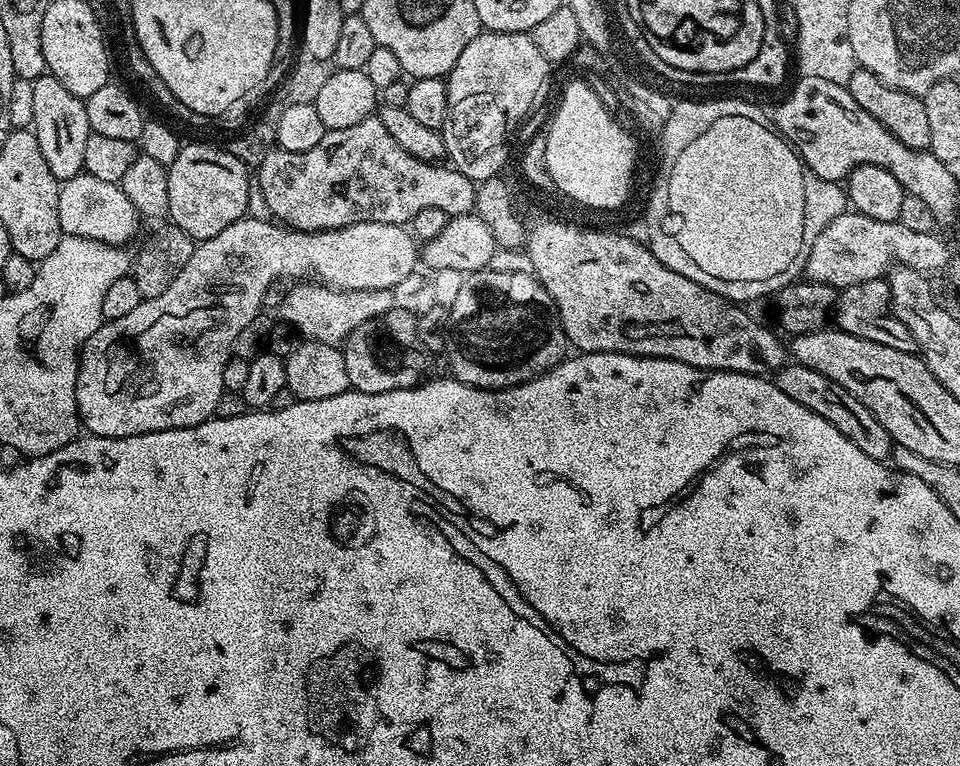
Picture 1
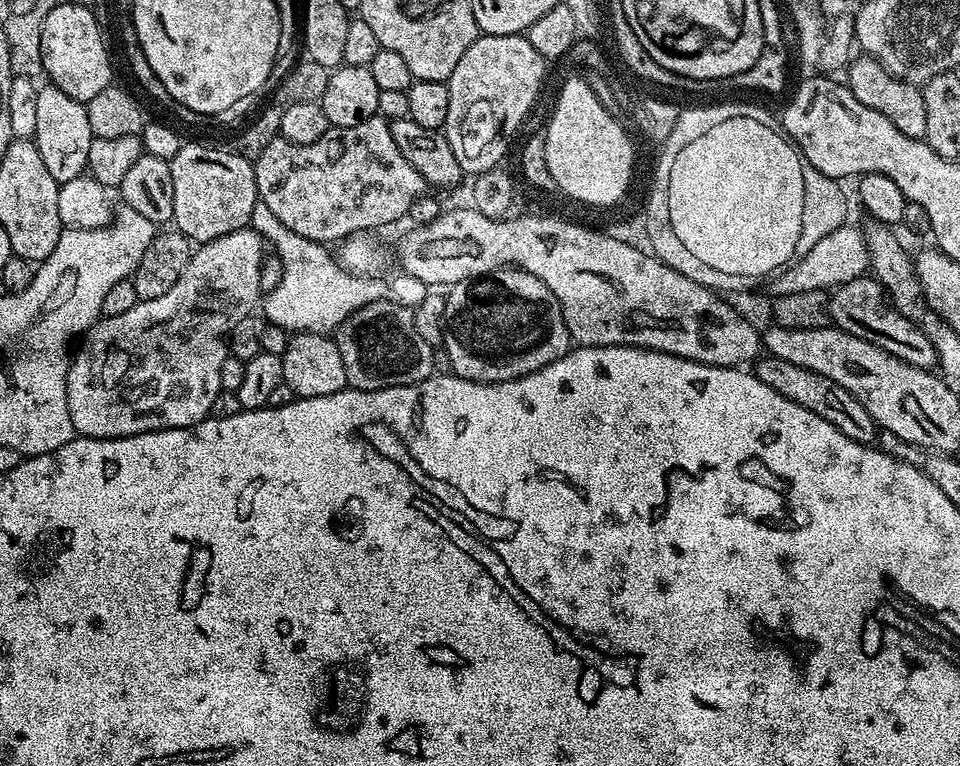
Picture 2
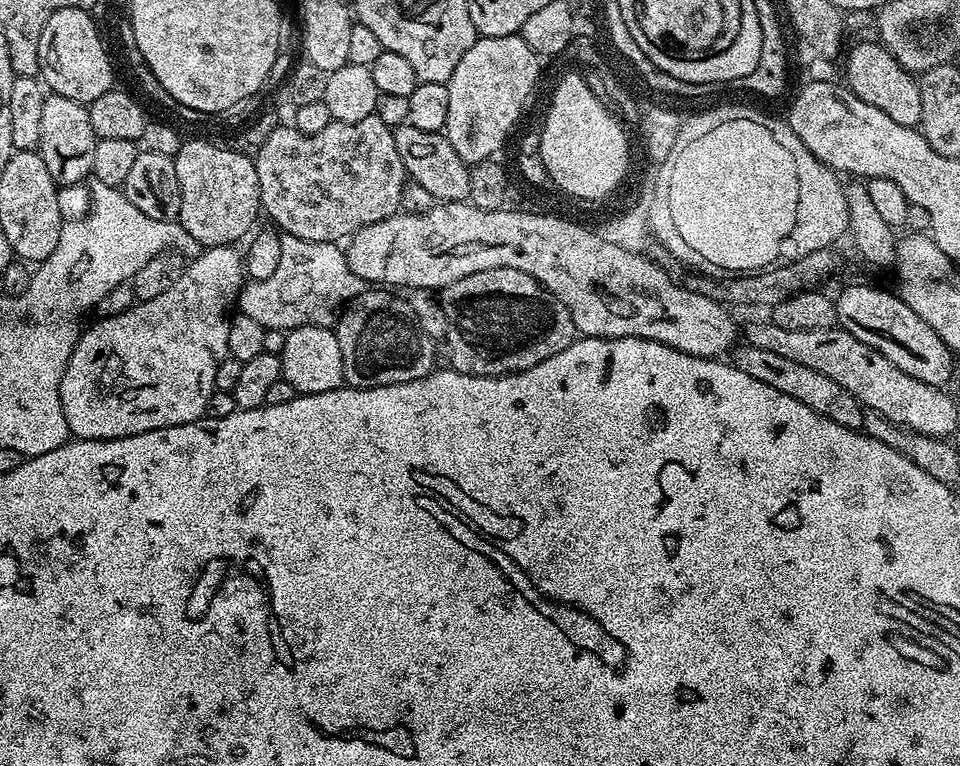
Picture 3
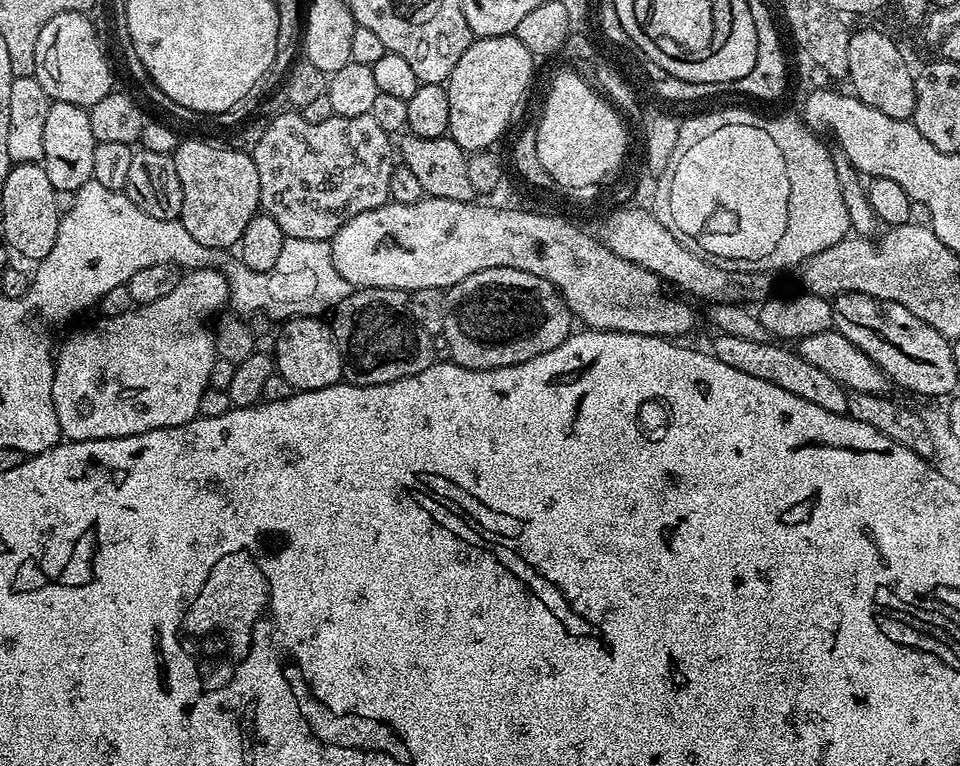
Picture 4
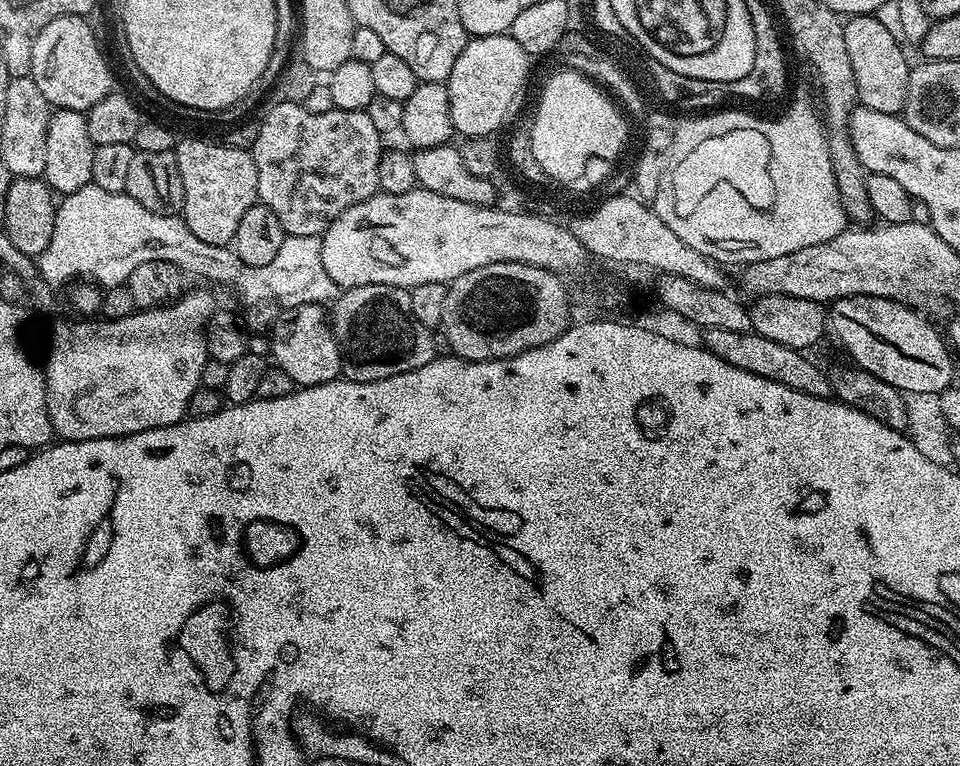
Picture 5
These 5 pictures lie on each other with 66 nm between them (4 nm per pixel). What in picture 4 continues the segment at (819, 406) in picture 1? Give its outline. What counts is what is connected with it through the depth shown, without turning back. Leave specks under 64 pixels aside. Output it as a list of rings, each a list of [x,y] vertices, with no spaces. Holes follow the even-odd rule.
[[[723,334],[717,335],[717,340],[710,347],[711,355],[718,358],[718,362],[726,362],[726,366],[731,366],[734,370],[742,370],[742,374],[751,374],[753,378],[762,378],[762,382],[774,382],[774,386],[782,386],[782,390],[790,390],[798,398],[806,398],[806,402],[814,402],[814,406],[822,406],[822,410],[830,410],[832,414],[845,414],[848,411],[849,389],[838,383],[830,374],[825,374],[823,370],[818,370],[818,366],[813,366],[806,362],[806,358],[800,356],[799,351],[790,349],[780,342],[750,342],[746,338],[734,338]]]

